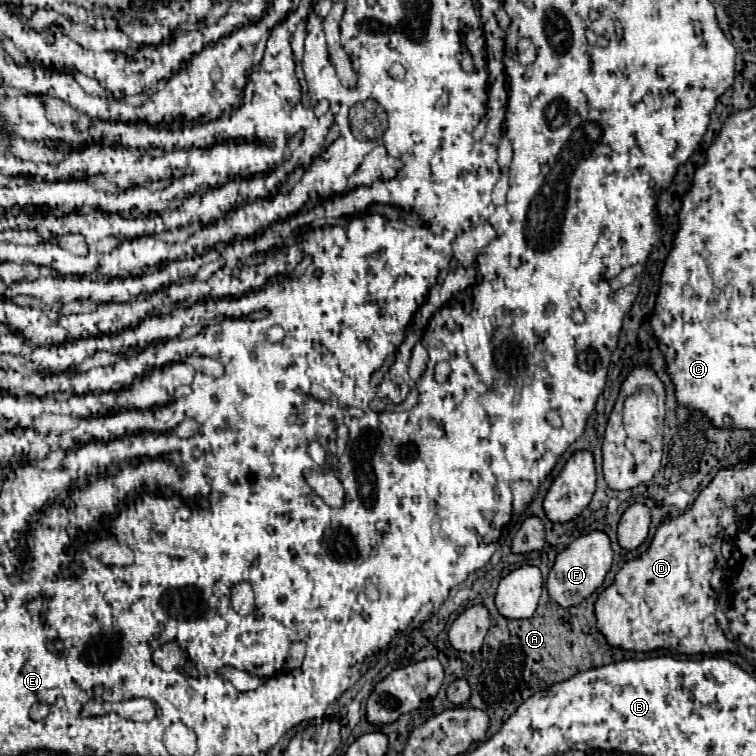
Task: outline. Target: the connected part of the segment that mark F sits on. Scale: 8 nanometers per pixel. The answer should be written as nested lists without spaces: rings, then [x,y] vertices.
[[[592,531],[588,535],[574,539],[564,551],[556,555],[554,567],[546,581],[546,589],[552,601],[556,601],[558,605],[562,607],[578,605],[604,583],[604,577],[610,571],[610,565],[612,565],[612,547],[610,547],[608,535],[604,531]]]

